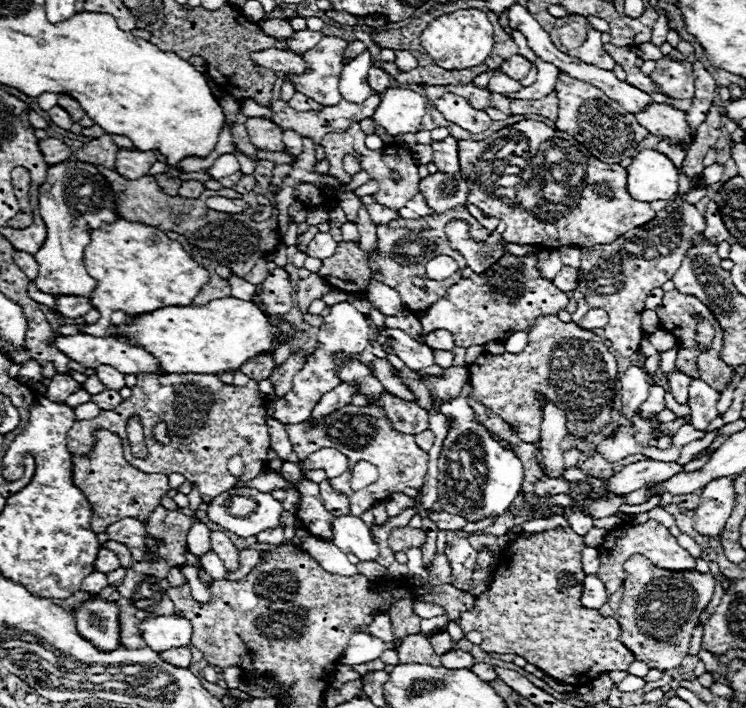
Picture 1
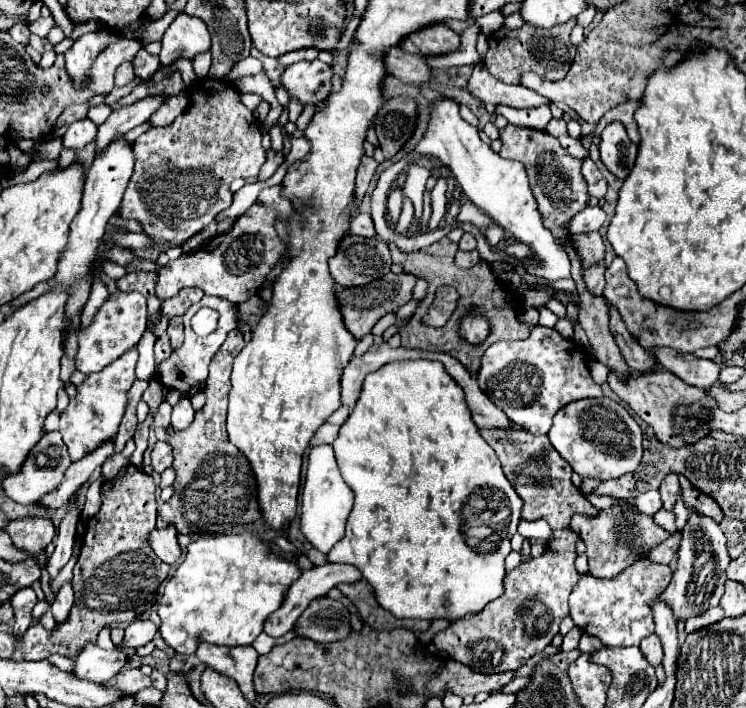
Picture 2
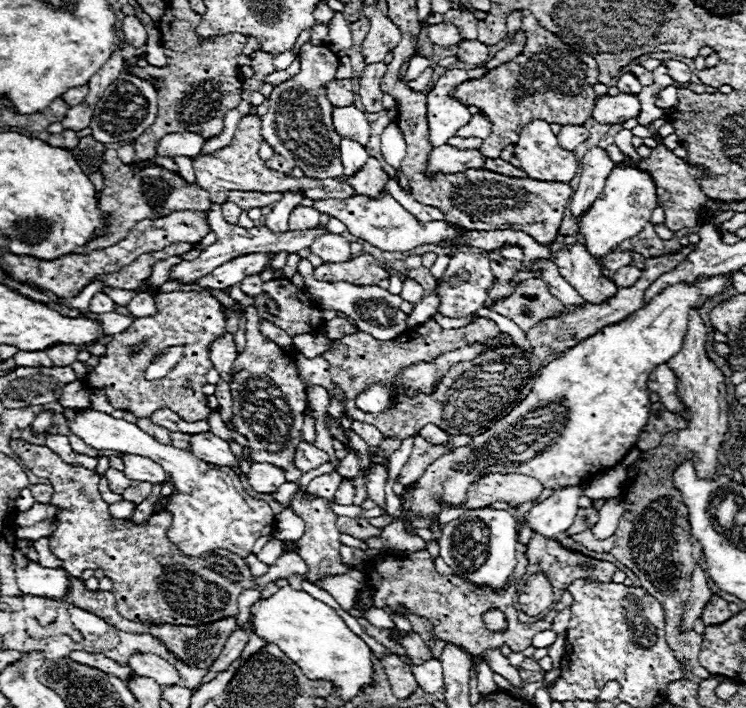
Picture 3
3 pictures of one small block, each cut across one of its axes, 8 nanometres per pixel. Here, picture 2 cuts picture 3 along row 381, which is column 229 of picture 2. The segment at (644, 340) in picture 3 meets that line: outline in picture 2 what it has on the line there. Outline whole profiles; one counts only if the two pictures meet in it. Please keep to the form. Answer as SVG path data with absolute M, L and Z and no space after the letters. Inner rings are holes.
M248 532L232 536L198 538L188 544L188 554L184 562L176 568L174 576L168 578L164 594L158 600L156 612L162 620L160 634L175 653L184 655L196 652L198 638L190 636L200 636L200 640L218 646L248 646L262 632L264 620L280 608L288 586L294 580L298 580L300 574L302 572L296 564L274 556L264 542L260 542L256 536Z

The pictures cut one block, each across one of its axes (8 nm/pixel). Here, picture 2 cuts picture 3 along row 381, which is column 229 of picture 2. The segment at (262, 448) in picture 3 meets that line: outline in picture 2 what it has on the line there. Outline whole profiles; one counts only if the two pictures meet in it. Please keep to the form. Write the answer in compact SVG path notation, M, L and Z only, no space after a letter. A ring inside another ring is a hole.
M282 186L264 188L256 204L234 222L230 232L218 234L214 236L216 240L208 242L204 248L192 254L184 254L174 262L168 262L160 270L156 296L160 300L166 300L166 298L176 296L186 286L196 286L196 288L202 288L210 296L218 296L234 304L242 304L254 294L258 294L258 290L266 282L266 276L270 274L274 264L288 250L288 242L284 242L276 234L276 228L274 228L278 212L284 212L286 218L292 218L294 214L290 200L282 196Z

